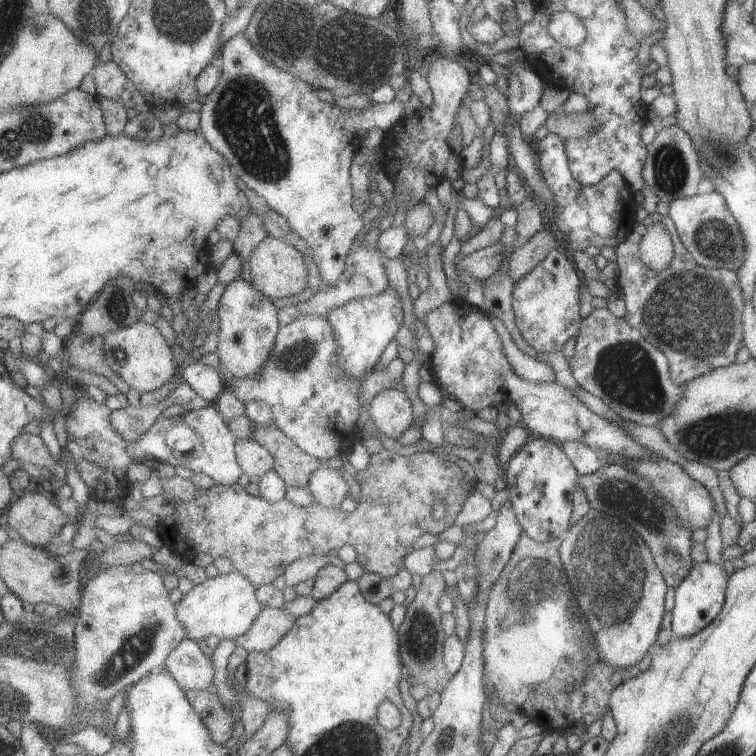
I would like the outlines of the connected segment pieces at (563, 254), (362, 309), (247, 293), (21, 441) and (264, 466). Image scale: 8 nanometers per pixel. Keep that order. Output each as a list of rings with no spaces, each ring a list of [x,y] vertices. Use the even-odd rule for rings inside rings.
[[[562,247],[553,248],[524,278],[514,284],[511,308],[514,314],[514,326],[526,344],[537,353],[560,351],[563,344],[578,334],[581,323],[579,316],[579,276],[568,252]]]
[[[390,286],[379,295],[354,299],[334,309],[327,318],[336,330],[340,344],[340,361],[344,371],[350,377],[361,377],[364,373],[369,374],[375,370],[385,350],[395,339],[395,334],[403,326],[405,310],[399,292]]]
[[[238,277],[224,289],[216,315],[219,332],[215,354],[219,366],[222,365],[234,378],[258,375],[271,357],[281,326],[273,300],[256,290],[251,282]]]
[[[21,434],[13,444],[14,454],[12,455],[19,464],[33,464],[36,467],[46,467],[54,475],[55,479],[65,481],[65,472],[62,465],[53,460],[47,442],[41,436],[33,436],[33,434]]]
[[[238,439],[236,454],[241,469],[248,477],[262,478],[274,470],[276,461],[273,454],[254,439]]]

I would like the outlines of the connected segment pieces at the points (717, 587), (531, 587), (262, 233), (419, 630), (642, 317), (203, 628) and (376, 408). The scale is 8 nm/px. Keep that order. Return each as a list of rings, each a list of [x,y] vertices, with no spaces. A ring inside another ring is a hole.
[[[694,563],[688,576],[675,588],[675,605],[672,613],[672,632],[677,639],[697,635],[710,624],[724,604],[728,575],[721,564]]]
[[[522,532],[499,579],[487,592],[482,634],[483,685],[492,690],[500,703],[515,704],[520,713],[542,729],[566,732],[586,714],[601,719],[608,707],[610,693],[623,682],[647,671],[650,655],[646,653],[638,664],[625,669],[615,669],[598,660],[585,616],[581,616],[573,594],[567,594],[567,570],[562,566],[558,554],[560,542],[560,538],[556,537],[548,542],[537,543]]]
[[[249,214],[239,218],[242,228],[239,237],[233,242],[235,253],[237,253],[243,262],[250,262],[255,248],[269,235],[264,228],[261,216],[258,214]]]
[[[432,570],[424,576],[416,598],[408,606],[406,620],[403,624],[397,625],[406,676],[413,677],[412,684],[424,683],[427,686],[428,694],[435,690],[442,694],[446,685],[453,678],[445,666],[444,645],[448,636],[444,632],[444,613],[439,606],[447,587],[448,581],[440,571]]]
[[[657,213],[649,214],[642,223],[635,223],[626,240],[614,248],[614,254],[616,258],[613,262],[619,268],[619,276],[615,278],[616,291],[623,294],[623,300],[626,301],[626,313],[622,318],[667,358],[669,375],[673,382],[683,386],[691,380],[712,372],[715,368],[727,367],[735,363],[736,353],[743,346],[743,297],[736,272],[698,266],[680,242],[674,223],[667,215],[660,216]],[[656,223],[660,223],[667,230],[674,249],[669,265],[660,272],[653,271],[642,264],[638,250],[639,230],[643,230],[643,225],[649,226]]]
[[[233,570],[229,575],[219,574],[215,578],[207,578],[203,583],[194,585],[176,606],[180,620],[188,630],[188,638],[200,642],[203,642],[201,639],[205,640],[211,635],[230,640],[244,636],[262,615],[264,608],[257,598],[257,587],[247,576],[237,570]]]
[[[397,387],[383,390],[374,396],[368,416],[381,432],[395,441],[414,424],[411,400]]]

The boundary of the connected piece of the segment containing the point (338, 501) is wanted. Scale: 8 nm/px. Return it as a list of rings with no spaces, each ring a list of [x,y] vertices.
[[[321,466],[313,475],[309,487],[315,501],[327,507],[340,508],[349,496],[349,482],[339,470]]]

